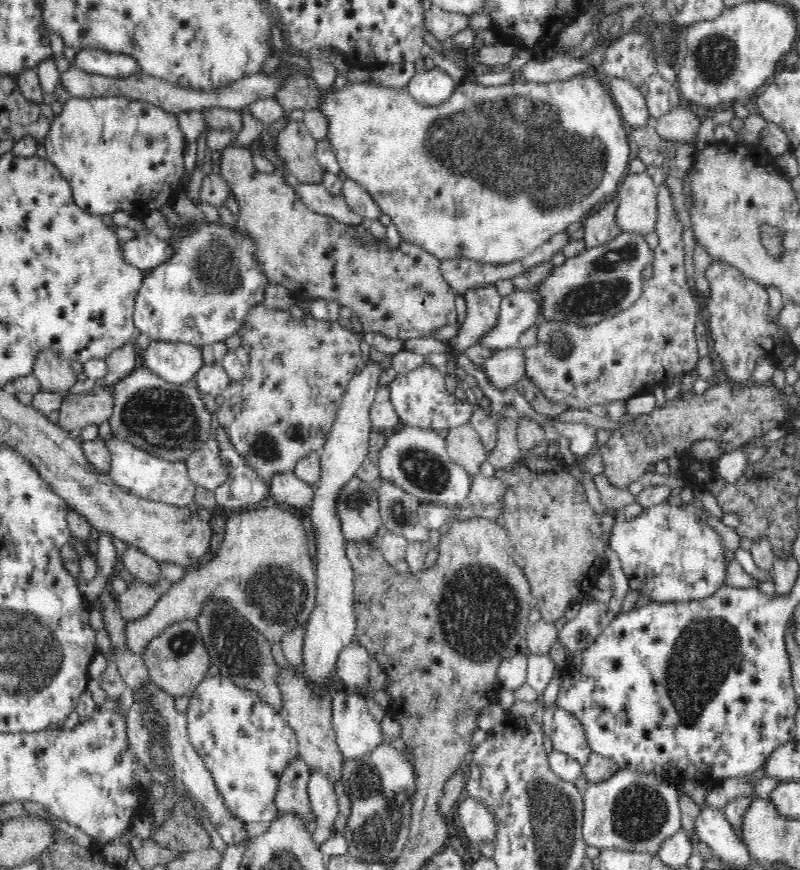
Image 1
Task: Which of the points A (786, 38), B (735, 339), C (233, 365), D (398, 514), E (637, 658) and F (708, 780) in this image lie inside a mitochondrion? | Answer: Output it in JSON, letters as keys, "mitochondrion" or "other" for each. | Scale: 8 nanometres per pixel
{"A":"other","B":"mitochondrion","C":"other","D":"mitochondrion","E":"other","F":"other"}

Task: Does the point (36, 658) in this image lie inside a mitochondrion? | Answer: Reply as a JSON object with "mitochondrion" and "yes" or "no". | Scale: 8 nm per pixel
{"mitochondrion":"yes"}

